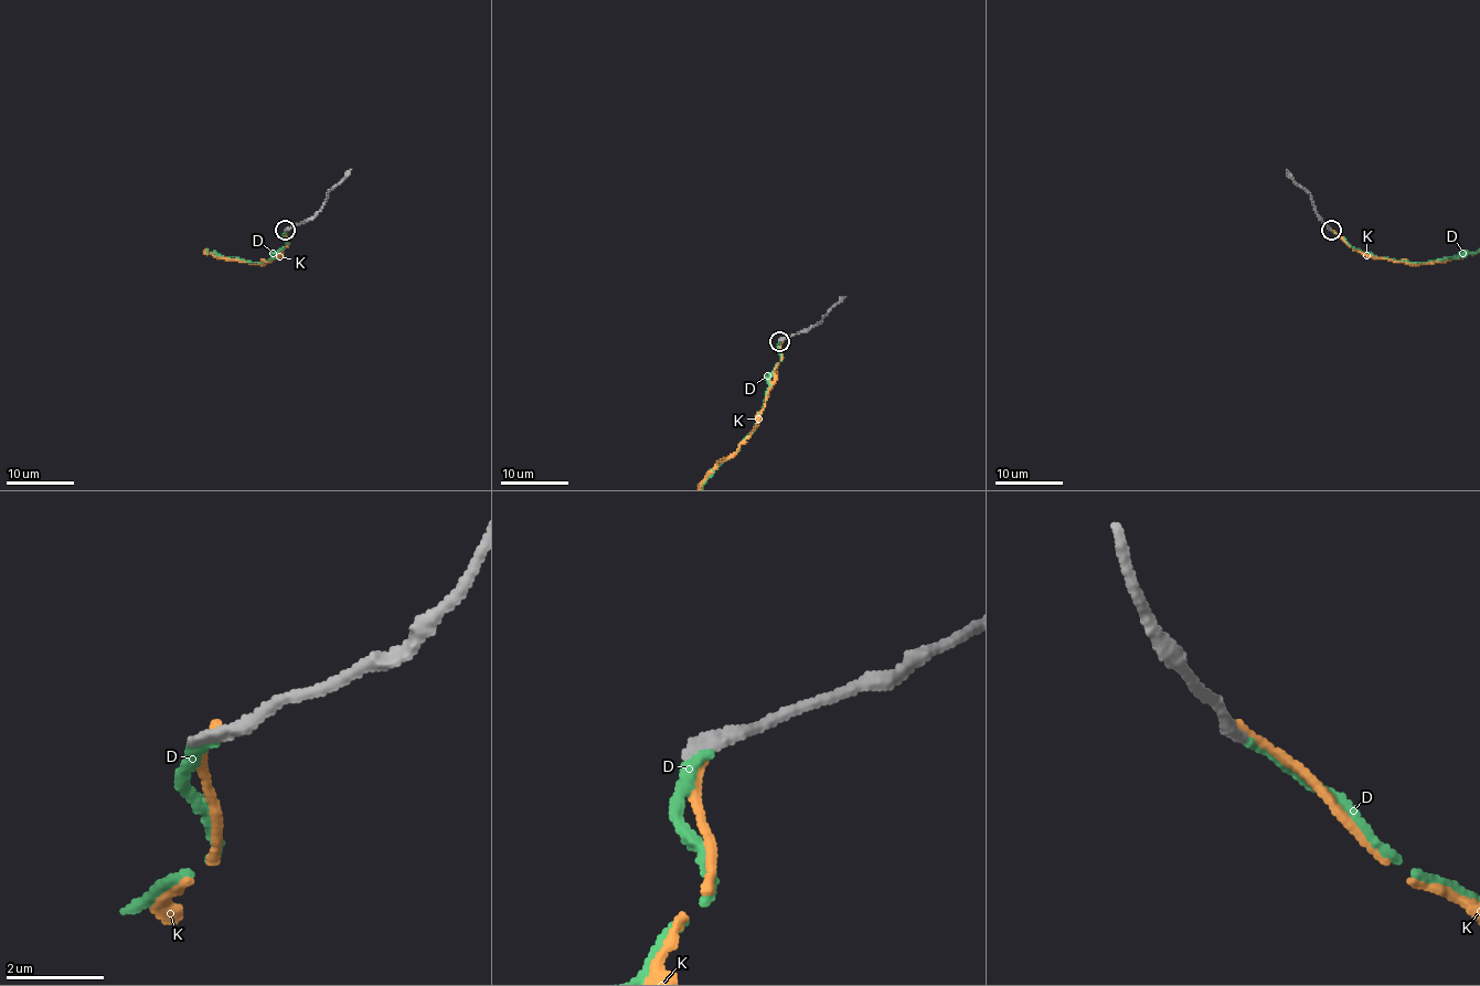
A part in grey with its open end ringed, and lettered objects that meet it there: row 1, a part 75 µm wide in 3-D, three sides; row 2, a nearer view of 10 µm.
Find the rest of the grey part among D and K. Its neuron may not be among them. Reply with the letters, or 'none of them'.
D

